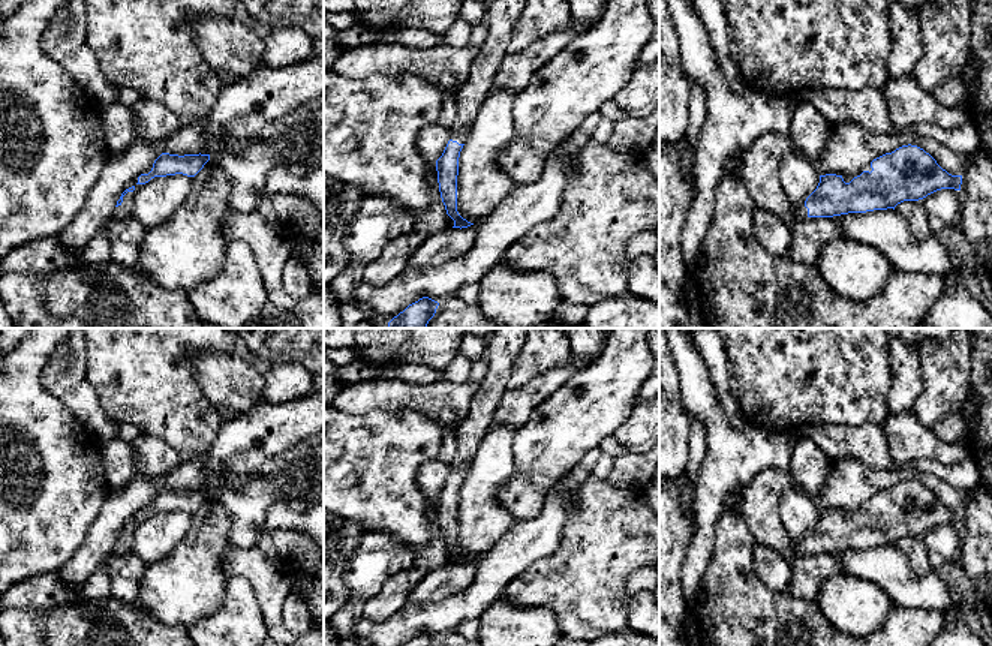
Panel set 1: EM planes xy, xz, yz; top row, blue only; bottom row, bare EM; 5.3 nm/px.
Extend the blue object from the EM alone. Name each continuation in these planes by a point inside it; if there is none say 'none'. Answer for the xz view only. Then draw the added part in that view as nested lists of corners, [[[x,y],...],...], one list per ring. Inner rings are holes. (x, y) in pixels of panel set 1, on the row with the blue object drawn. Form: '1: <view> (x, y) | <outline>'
1: xz (501, 15) | [[[490,0],[486,10],[489,36],[478,49],[469,76],[459,87],[457,117],[451,129],[451,139],[465,144],[478,115],[483,100],[493,87],[499,64],[508,54],[512,27],[526,0]]]

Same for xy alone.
1: xy (125, 210) | [[[127,192],[123,196],[123,202],[118,207],[115,207],[112,216],[115,219],[129,219],[132,217],[132,208],[133,208],[133,192]]]

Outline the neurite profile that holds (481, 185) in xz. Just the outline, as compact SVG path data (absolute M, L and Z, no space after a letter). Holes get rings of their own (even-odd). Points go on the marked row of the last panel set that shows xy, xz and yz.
M508 88L490 90L460 151L457 211L471 223L490 216L515 187L496 163L497 153L515 136L514 97Z

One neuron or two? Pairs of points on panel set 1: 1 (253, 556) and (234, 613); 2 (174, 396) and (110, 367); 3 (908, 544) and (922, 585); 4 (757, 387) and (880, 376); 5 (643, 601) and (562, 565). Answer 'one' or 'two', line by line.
1: two
2: one
3: two
4: one
5: two

